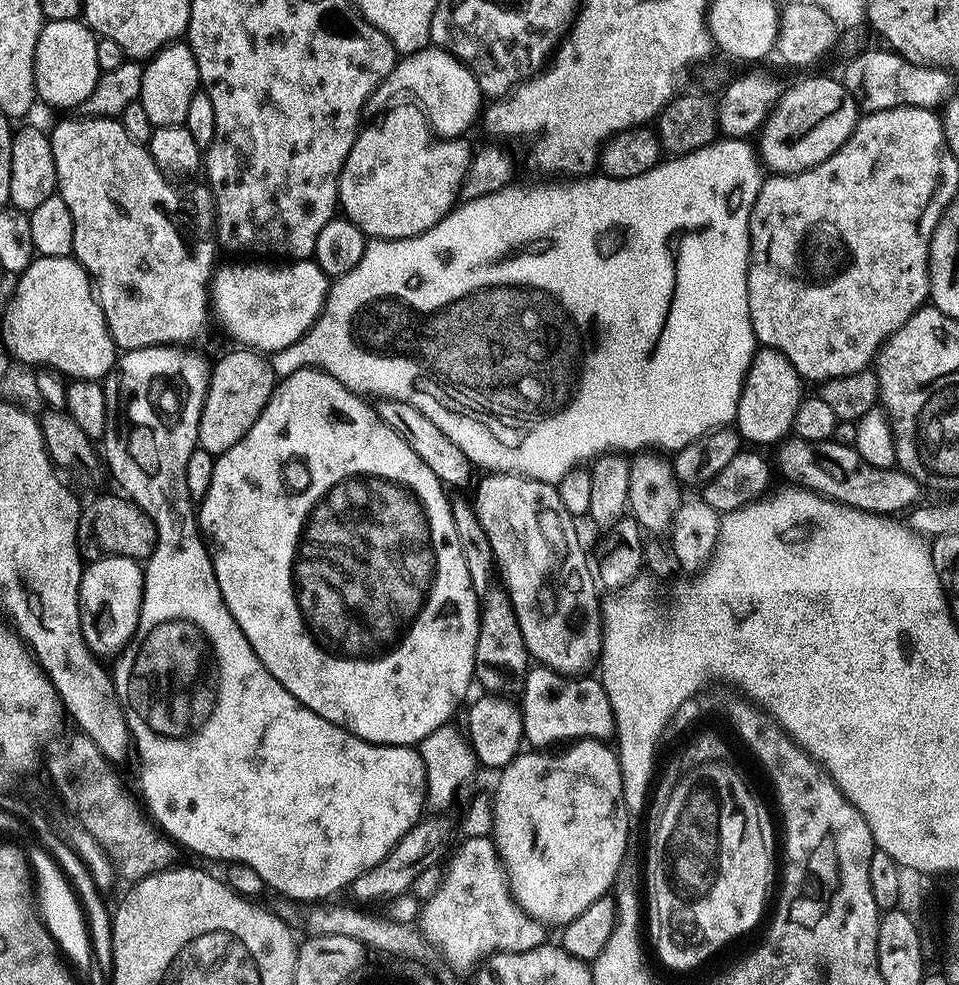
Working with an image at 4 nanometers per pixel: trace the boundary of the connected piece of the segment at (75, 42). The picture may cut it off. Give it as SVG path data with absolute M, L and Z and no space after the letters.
M49 20L40 30L36 47L36 94L52 108L79 109L100 77L97 37L80 20Z

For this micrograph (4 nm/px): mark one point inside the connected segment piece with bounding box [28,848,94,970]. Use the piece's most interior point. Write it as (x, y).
(59, 905)

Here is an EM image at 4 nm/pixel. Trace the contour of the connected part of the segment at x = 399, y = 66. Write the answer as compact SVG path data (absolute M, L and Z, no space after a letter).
M429 46L401 55L392 73L380 84L384 87L384 92L392 92L392 88L408 88L412 96L420 96L420 100L424 100L423 119L428 119L429 126L440 138L463 137L464 131L475 120L477 123L482 112L482 93L474 74L468 65L463 64L446 48Z

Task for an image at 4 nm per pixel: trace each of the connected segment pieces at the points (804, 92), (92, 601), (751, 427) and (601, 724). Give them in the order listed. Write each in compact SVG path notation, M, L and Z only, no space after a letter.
M808 76L797 82L793 88L785 87L780 93L780 99L772 108L771 114L765 120L758 133L758 156L763 167L769 173L781 176L791 176L797 172L804 172L808 168L818 166L830 158L850 138L858 119L856 100L844 88L839 79L831 80L828 76Z
M125 556L99 557L80 574L80 632L93 656L115 657L132 640L144 601L144 570L141 561Z
M761 347L752 357L748 372L744 375L744 385L738 398L738 410L734 427L749 445L769 444L775 446L792 432L794 414L802 399L800 392L802 378L792 363L773 348Z
M532 666L523 677L524 700L522 699L522 711L524 714L524 740L533 749L544 750L547 744L555 740L568 740L575 742L581 738L585 740L611 741L616 734L616 719L610 706L610 698L606 690L600 685L599 679L584 680L588 678L573 678L562 672L555 672L552 668Z

